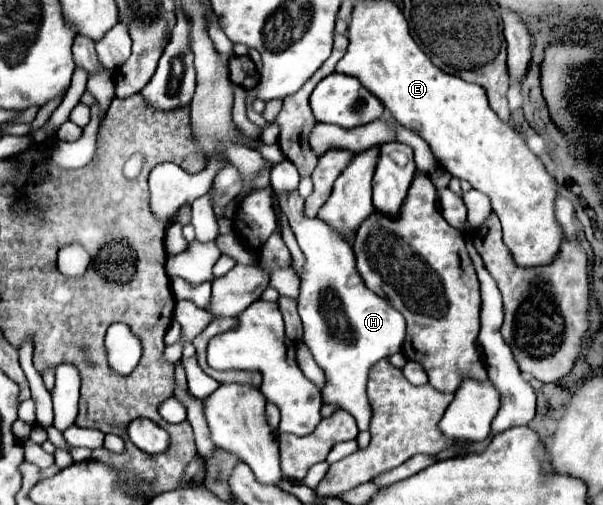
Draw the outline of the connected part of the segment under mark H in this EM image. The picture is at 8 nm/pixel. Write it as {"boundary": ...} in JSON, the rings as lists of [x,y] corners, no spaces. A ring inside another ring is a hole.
{"boundary":[[[290,192],[280,200],[282,212],[286,214],[296,240],[306,254],[306,266],[302,272],[298,314],[304,324],[304,344],[310,348],[316,364],[326,374],[326,386],[322,398],[326,404],[338,404],[350,412],[360,430],[368,430],[370,402],[366,398],[368,370],[382,358],[388,358],[402,350],[406,320],[394,310],[384,298],[364,286],[356,270],[352,246],[342,242],[330,226],[318,218],[310,220],[304,216],[302,198],[298,192]]]}

